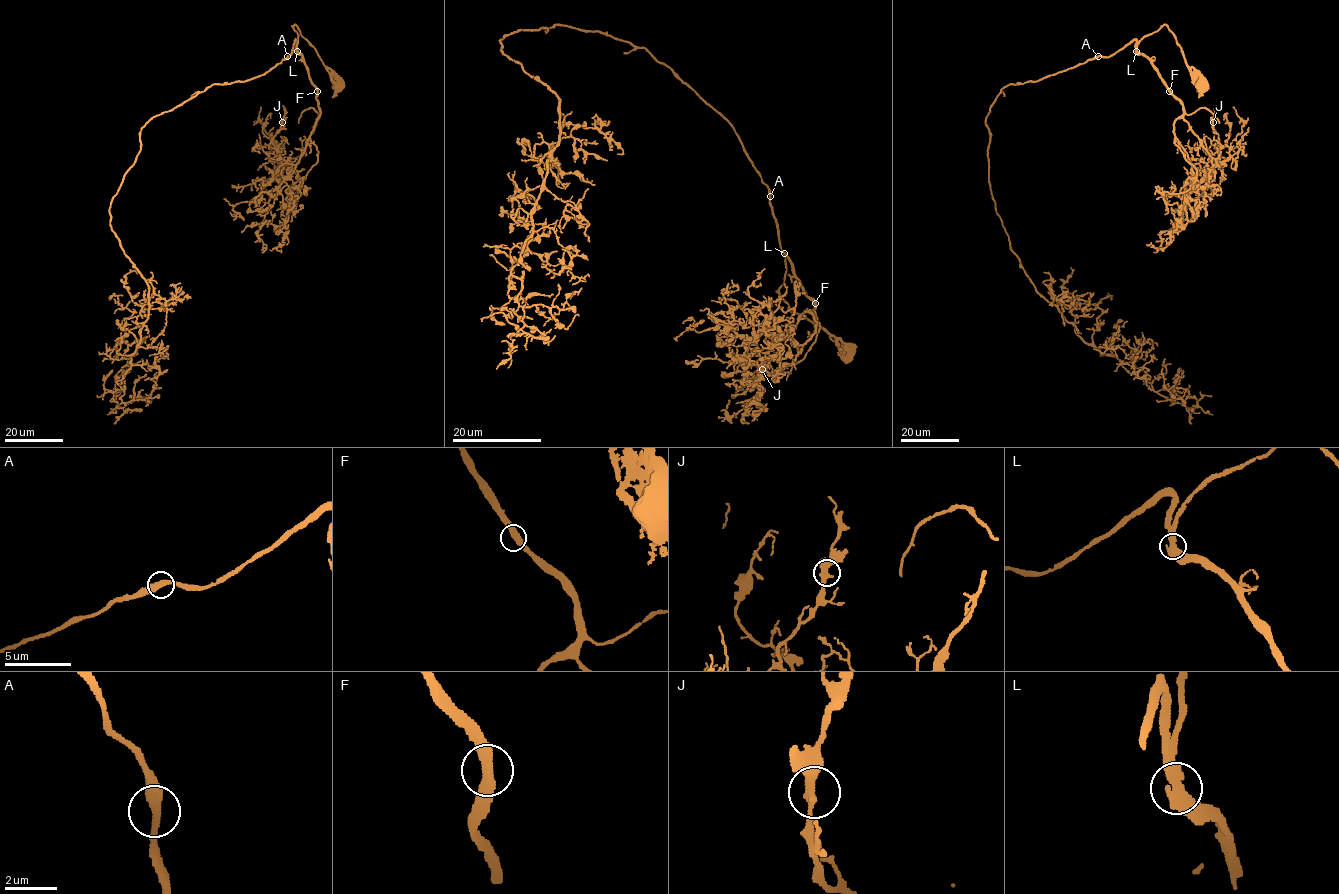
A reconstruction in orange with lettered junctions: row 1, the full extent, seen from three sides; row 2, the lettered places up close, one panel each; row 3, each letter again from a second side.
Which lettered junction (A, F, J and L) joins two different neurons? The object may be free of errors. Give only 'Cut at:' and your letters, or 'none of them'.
Cut at: none of them

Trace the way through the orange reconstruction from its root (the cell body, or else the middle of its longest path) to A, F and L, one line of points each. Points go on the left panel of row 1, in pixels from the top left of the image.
A: (339, 84), (295, 25), (297, 43), (294, 42), (287, 56)
F: (339, 84), (341, 81), (329, 72), (316, 50), (294, 25), (298, 34), (297, 50), (317, 91)
L: (339, 84), (341, 81), (329, 72), (316, 50), (294, 25), (298, 34), (297, 51)

